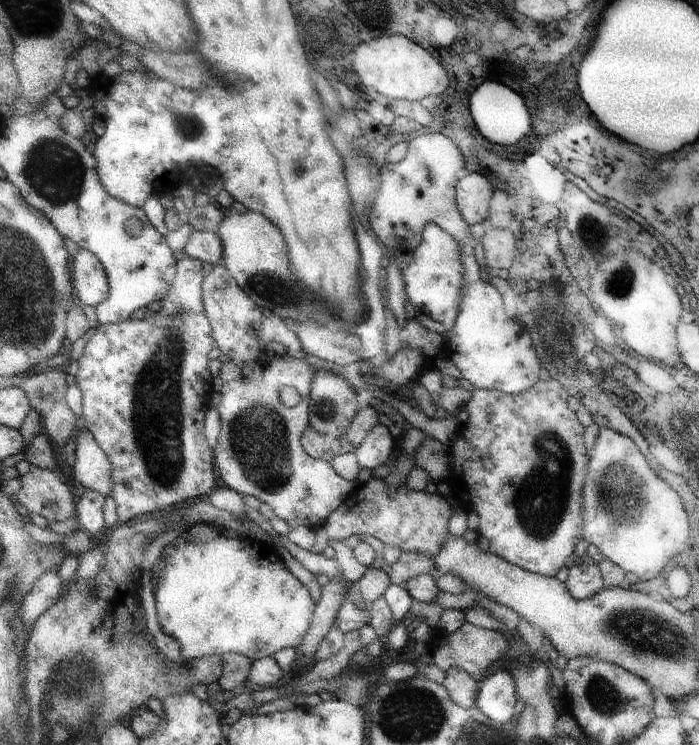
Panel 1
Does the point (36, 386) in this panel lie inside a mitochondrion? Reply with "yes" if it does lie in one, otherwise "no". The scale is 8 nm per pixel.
no

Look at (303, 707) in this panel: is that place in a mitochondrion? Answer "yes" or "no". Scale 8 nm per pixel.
no

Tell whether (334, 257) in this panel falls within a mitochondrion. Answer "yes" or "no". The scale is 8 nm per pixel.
no

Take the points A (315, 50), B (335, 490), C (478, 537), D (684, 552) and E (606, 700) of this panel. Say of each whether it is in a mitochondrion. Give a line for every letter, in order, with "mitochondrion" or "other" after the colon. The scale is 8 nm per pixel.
A: other
B: other
C: other
D: other
E: mitochondrion

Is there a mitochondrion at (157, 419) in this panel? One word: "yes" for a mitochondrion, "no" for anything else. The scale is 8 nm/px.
yes

